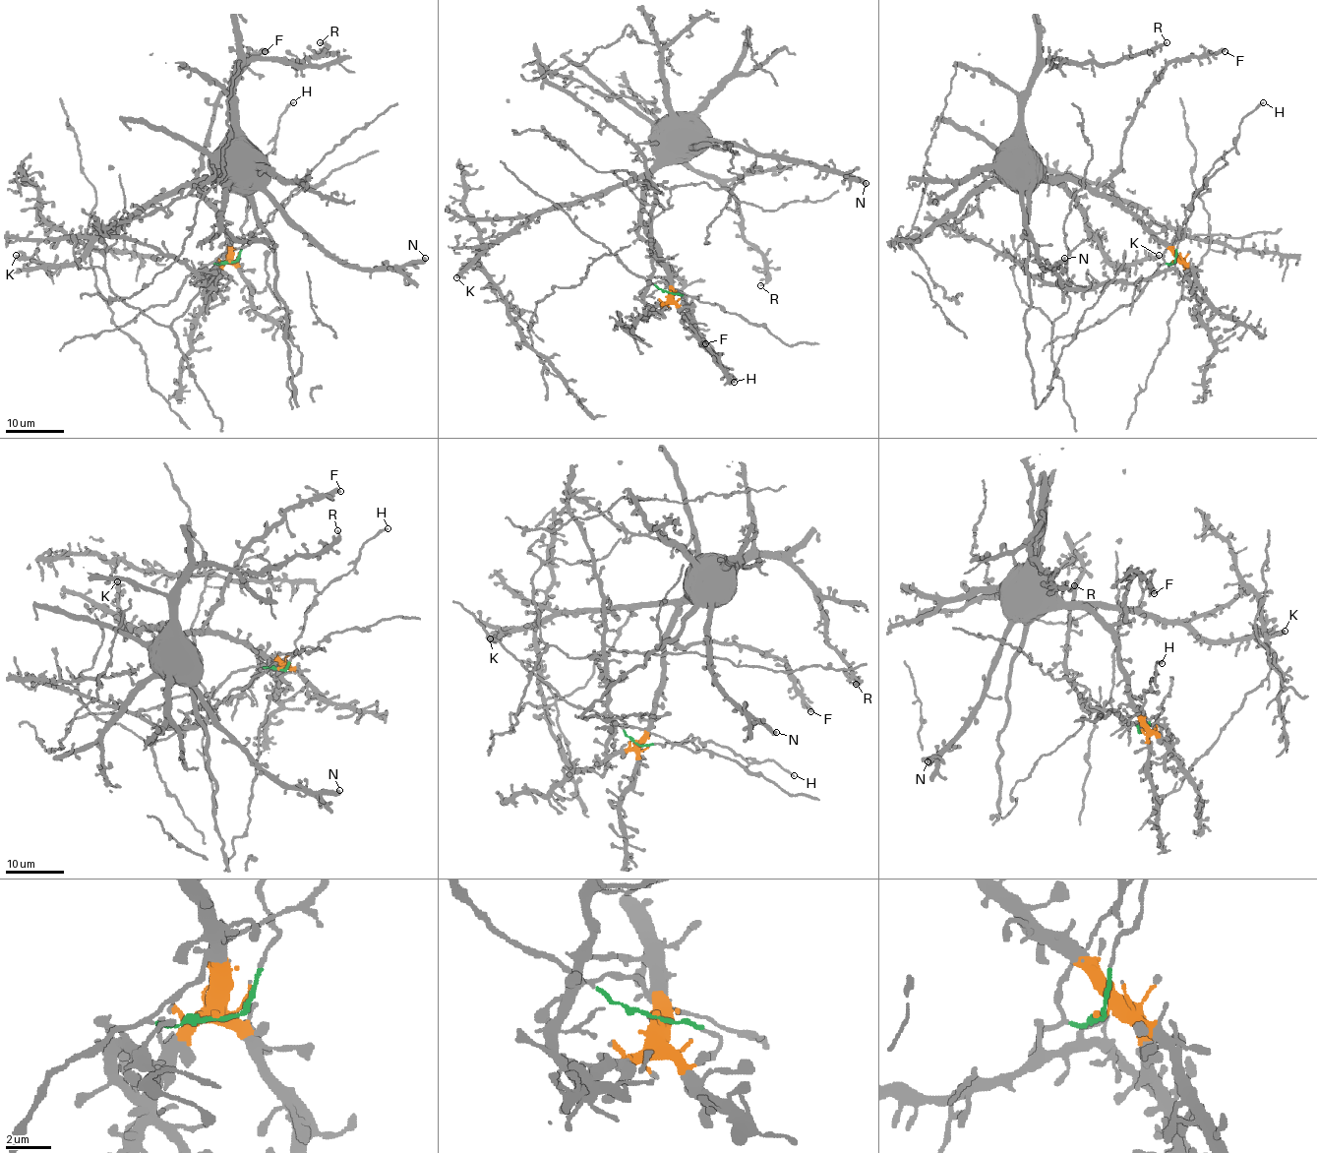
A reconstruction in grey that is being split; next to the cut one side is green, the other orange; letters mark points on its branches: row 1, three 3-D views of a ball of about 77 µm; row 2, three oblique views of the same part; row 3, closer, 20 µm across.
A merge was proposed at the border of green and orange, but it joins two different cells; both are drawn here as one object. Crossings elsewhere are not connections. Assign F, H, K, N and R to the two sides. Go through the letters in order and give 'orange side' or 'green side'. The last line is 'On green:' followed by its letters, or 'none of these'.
F: orange side
H: green side
K: orange side
N: orange side
R: orange side
On green: H

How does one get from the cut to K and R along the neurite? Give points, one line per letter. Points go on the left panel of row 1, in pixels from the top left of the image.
K: (230, 262), (229, 232), (201, 196), (203, 179), (149, 200), (66, 265), (40, 265), (20, 260), (15, 256)
R: (230, 262), (229, 232), (201, 185), (223, 170), (232, 83), (254, 59), (317, 58), (320, 41)

